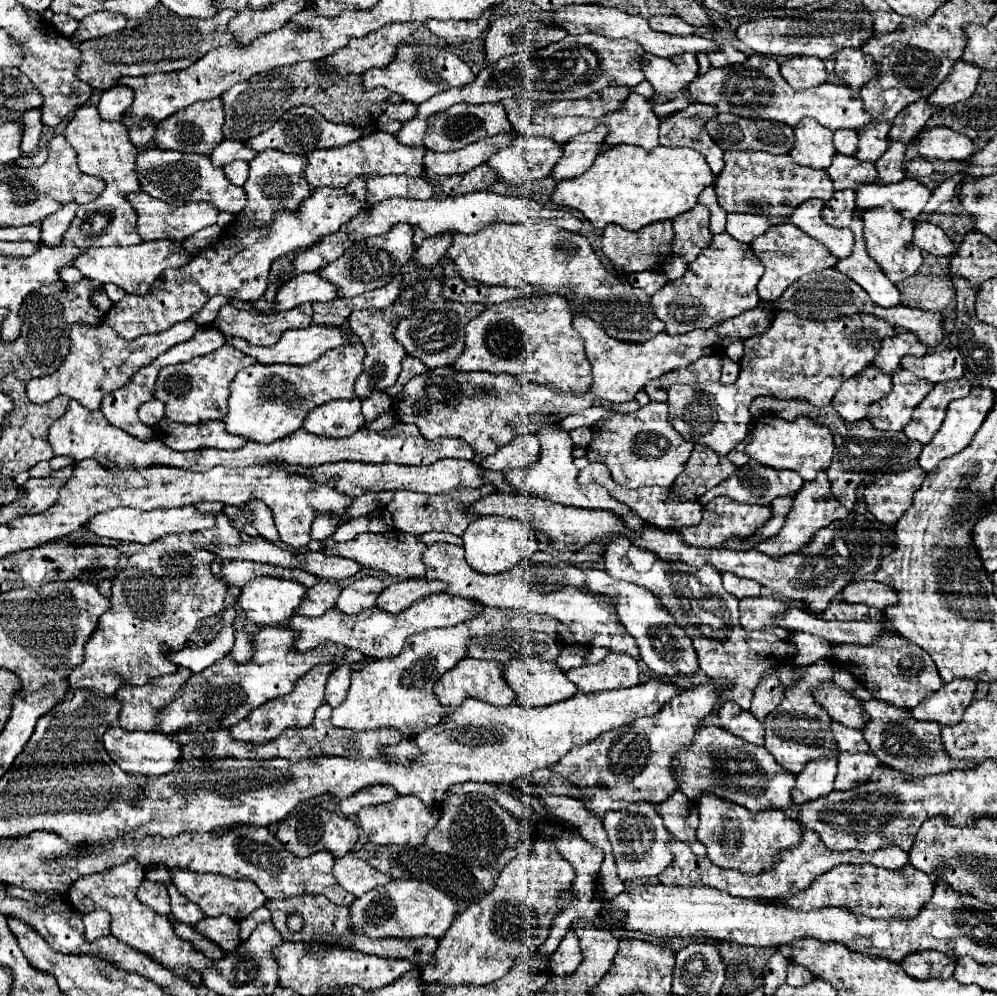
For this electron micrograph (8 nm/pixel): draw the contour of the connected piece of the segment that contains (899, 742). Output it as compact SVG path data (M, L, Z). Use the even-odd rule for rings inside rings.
M878 699L862 703L864 711L870 713L870 725L864 729L864 737L870 743L870 749L878 757L882 765L888 765L892 769L898 769L910 777L926 777L926 775L940 775L954 769L966 771L976 767L978 763L962 763L962 761L950 761L946 749L942 749L940 739L940 727L938 723L930 721L914 721L910 717L908 709L898 709L894 705L886 705ZM898 751L898 753L896 753Z

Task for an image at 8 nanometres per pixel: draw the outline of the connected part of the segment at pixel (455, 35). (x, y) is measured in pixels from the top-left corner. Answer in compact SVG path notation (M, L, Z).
M488 9L478 21L436 21L434 19L434 21L426 21L426 25L434 35L442 37L448 45L454 45L454 43L478 39L488 27L490 15L492 11Z

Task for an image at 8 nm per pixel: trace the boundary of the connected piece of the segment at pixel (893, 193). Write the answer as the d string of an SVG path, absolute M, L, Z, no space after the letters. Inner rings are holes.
M904 179L900 183L890 185L862 185L856 191L856 207L862 207L858 215L864 213L866 207L878 205L878 203L894 203L902 217L916 219L922 213L922 207L928 203L932 191L924 187L916 179Z

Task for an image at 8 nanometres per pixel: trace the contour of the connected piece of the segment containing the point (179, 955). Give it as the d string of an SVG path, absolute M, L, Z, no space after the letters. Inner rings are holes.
M136 859L126 861L124 865L112 867L108 871L90 875L90 877L82 877L78 879L70 891L68 897L74 905L74 909L78 909L80 913L90 913L94 909L106 909L112 915L112 935L130 945L132 949L138 949L140 953L148 955L150 959L158 961L160 965L174 969L174 967L190 967L194 971L204 971L206 967L212 965L212 961L198 949L194 949L194 945L186 943L184 939L180 939L168 917L166 915L158 915L154 913L150 907L144 907L138 899L136 899L136 889L138 885L144 881L144 867L138 865Z

